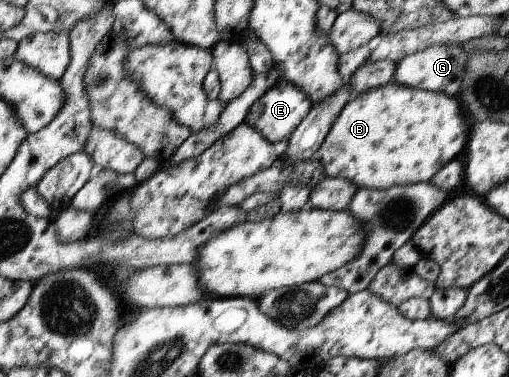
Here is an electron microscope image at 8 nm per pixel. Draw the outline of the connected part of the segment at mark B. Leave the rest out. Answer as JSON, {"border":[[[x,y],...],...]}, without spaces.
{"border":[[[392,81],[353,96],[333,121],[316,156],[323,165],[326,177],[349,179],[358,188],[383,190],[396,184],[430,182],[447,163],[462,155],[471,127],[472,120],[467,117],[458,96],[411,88]]]}

